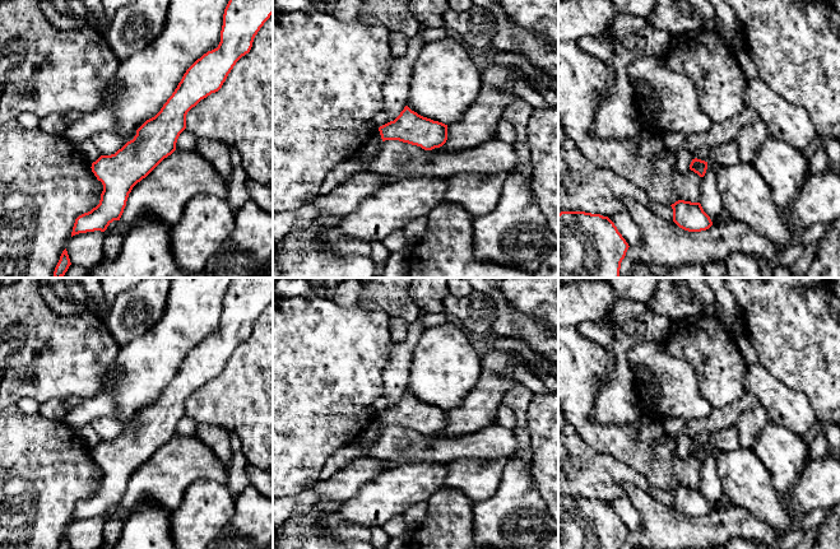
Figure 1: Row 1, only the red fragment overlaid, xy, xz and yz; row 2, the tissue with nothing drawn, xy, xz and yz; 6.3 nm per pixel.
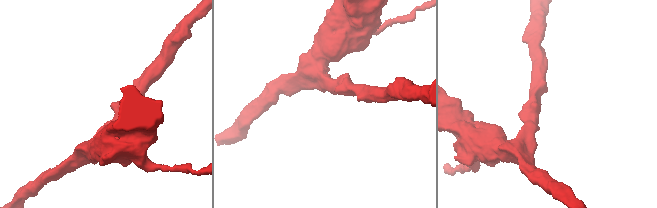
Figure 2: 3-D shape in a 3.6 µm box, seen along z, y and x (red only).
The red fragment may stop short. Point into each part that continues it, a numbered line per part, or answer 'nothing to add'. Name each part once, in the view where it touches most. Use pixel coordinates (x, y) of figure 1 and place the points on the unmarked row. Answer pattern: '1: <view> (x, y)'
nothing to add

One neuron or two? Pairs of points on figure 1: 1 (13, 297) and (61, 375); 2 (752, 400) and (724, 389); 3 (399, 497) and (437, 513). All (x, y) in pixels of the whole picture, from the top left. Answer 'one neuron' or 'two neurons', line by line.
1: one neuron
2: two neurons
3: two neurons

